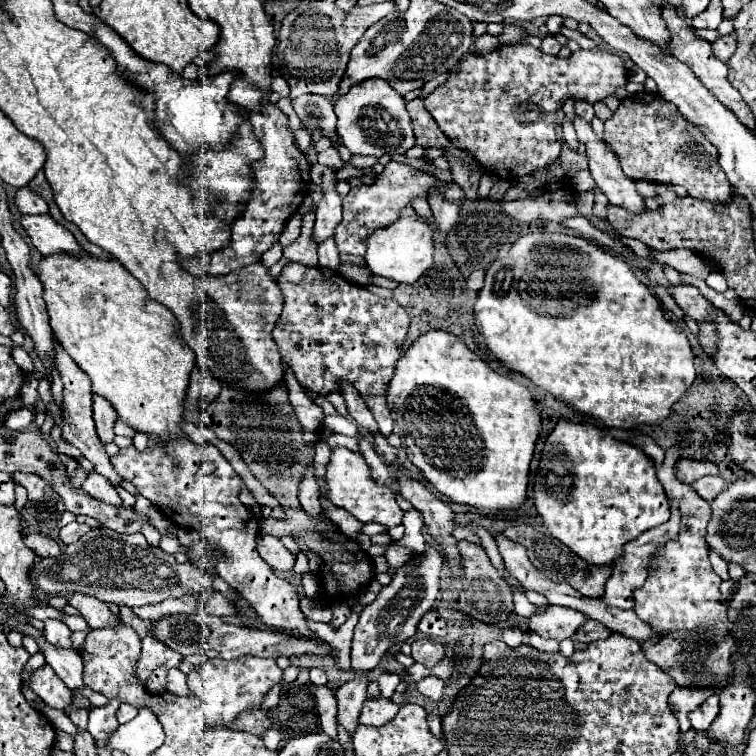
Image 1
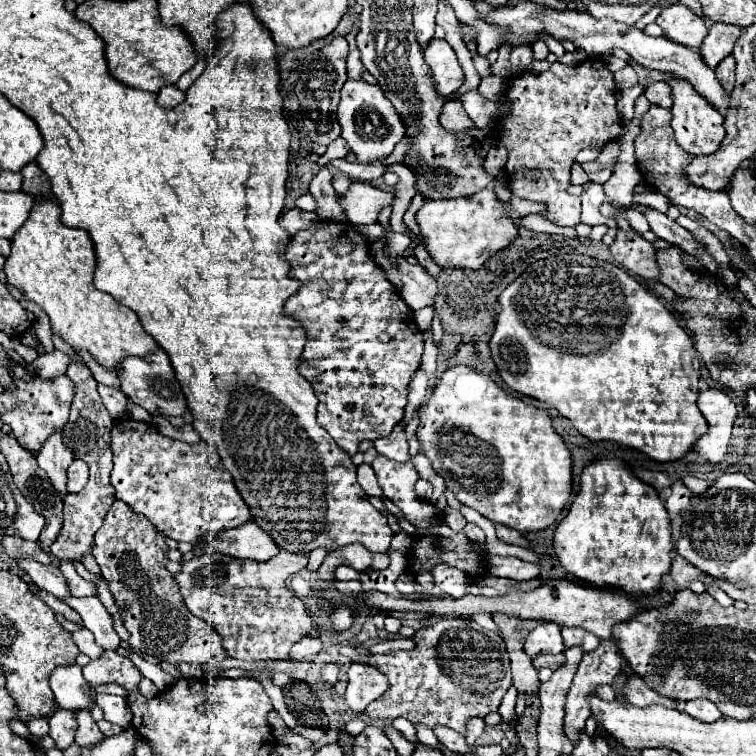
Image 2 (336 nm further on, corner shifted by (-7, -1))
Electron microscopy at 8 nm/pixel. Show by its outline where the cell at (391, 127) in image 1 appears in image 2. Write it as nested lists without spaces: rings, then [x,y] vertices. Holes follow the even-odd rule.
[[[349,78],[343,88],[339,90],[341,102],[337,120],[343,128],[343,140],[349,144],[351,152],[355,152],[359,162],[373,162],[389,156],[395,148],[395,144],[403,138],[405,128],[401,124],[399,114],[391,106],[391,102],[385,98],[383,90],[377,84],[367,84],[365,80],[353,80]]]

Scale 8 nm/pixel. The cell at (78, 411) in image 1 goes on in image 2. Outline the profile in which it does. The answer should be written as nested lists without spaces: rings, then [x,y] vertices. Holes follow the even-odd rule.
[[[119,500],[111,504],[103,526],[95,534],[93,556],[121,612],[123,626],[131,632],[129,644],[139,652],[171,664],[205,664],[211,660],[225,660],[227,654],[221,646],[219,634],[187,610],[179,594],[179,586],[167,570],[167,552],[169,546],[165,544],[165,536],[159,534],[145,516],[133,514],[131,508]]]

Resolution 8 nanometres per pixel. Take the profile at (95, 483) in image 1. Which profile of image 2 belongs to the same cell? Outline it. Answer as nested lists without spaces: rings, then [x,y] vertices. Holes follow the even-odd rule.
[[[73,460],[67,470],[67,478],[69,478],[69,482],[67,482],[69,492],[83,490],[83,486],[87,484],[87,478],[89,478],[89,466],[81,460]]]

